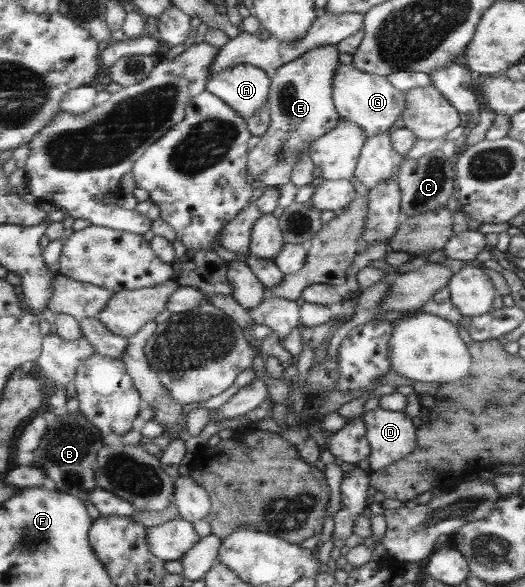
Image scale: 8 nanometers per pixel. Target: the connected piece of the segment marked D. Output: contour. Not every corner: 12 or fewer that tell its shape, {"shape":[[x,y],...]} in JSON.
{"shape":[[403,410],[362,415],[371,472],[386,469],[417,446],[417,428]]}

